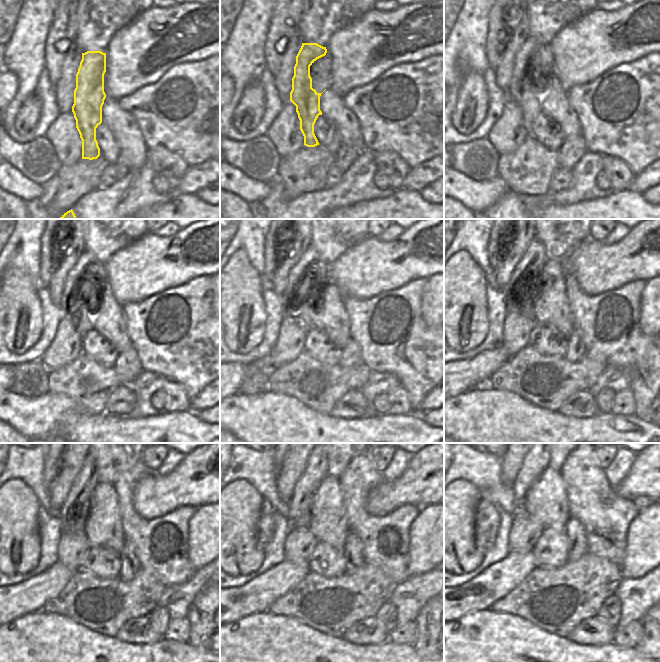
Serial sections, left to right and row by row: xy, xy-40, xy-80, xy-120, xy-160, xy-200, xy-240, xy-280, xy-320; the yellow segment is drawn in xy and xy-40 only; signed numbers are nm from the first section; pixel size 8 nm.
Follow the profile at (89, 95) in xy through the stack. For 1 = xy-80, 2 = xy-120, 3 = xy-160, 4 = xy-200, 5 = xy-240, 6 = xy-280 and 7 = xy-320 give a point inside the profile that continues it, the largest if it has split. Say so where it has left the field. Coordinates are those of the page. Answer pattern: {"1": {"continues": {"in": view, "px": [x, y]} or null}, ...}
{"1": {"continues": {"in": "xy-80", "px": [529, 98]}}, "2": {"continues": {"in": "xy-120", "px": [82, 269]}}, "3": {"continues": {"in": "xy-160", "px": [309, 263]}}, "4": {"continues": {"in": "xy-200", "px": [530, 265]}}, "5": {"continues": {"in": "xy-240", "px": [87, 479]}}, "6": {"continues": {"in": "xy-280", "px": [316, 467]}}, "7": {"continues": {"in": "xy-320", "px": [534, 463]}}}

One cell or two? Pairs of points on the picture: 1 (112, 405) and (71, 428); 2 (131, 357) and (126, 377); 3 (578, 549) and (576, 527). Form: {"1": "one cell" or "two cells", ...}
{"1": "two cells", "2": "one cell", "3": "one cell"}

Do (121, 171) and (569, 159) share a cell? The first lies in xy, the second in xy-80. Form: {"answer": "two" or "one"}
{"answer": "one"}

